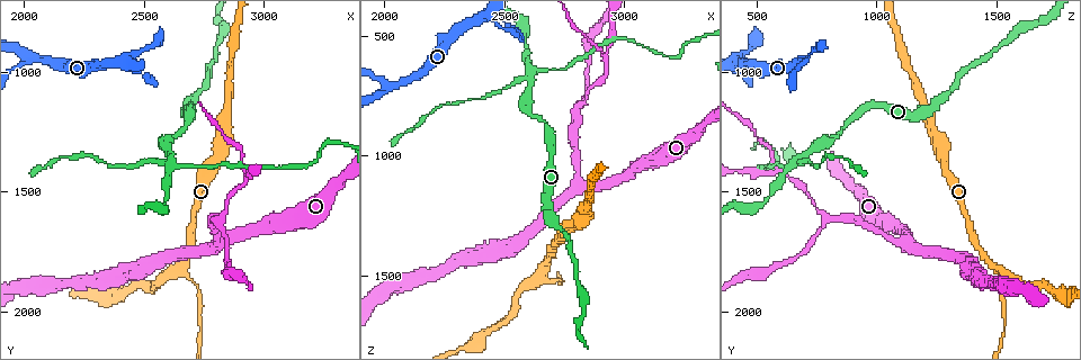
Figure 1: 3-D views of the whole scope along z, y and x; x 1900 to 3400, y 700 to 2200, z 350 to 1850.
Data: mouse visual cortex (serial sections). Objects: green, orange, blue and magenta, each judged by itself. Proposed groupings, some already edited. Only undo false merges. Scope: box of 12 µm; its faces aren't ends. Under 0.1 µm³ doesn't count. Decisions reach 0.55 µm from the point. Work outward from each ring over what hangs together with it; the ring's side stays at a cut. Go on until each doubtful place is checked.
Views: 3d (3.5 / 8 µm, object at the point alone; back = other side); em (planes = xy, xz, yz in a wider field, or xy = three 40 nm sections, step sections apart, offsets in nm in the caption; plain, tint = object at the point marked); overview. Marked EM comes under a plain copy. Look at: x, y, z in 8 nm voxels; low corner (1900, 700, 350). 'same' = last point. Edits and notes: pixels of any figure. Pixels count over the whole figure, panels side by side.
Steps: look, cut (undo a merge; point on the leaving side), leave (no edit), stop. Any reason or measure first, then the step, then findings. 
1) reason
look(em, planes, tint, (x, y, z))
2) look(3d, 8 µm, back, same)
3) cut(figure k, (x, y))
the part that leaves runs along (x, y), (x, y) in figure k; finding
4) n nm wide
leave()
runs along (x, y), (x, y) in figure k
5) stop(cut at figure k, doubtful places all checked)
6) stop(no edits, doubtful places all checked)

look(3d, 3.5 µm, (2620, 1390, 640))

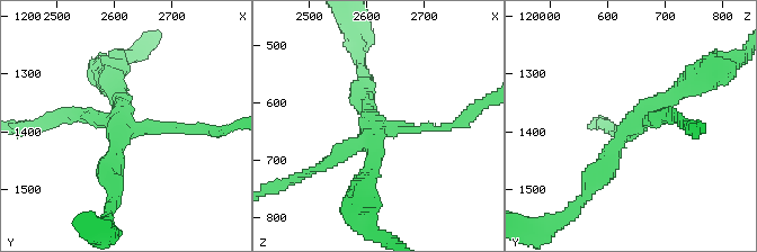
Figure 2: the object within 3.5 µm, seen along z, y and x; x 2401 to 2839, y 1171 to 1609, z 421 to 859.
4 arms; arms of 100, 200, 200, 300 nm; need the tissue
look(em, xy, step 2, tint, (2615, 1390, 650))

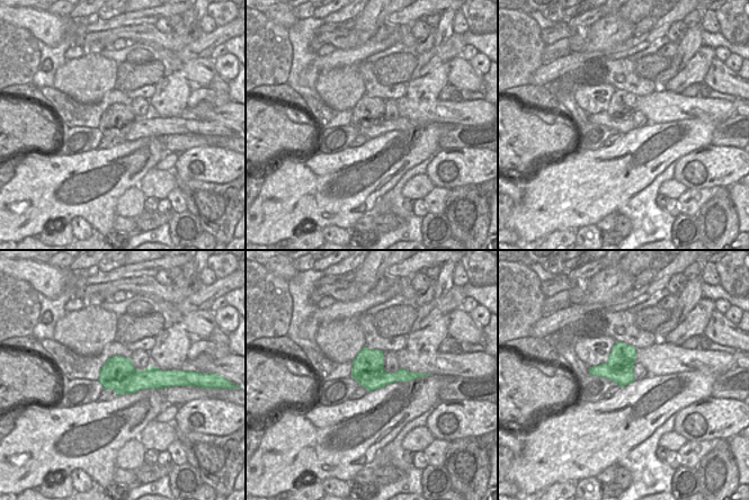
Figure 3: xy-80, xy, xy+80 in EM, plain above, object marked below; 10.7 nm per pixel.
340 nm wide
cut(figure 2, (665, 115))
two cells meet here

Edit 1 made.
three-way junction
look(3d, 3.5 µm, (2820, 1620, 800))

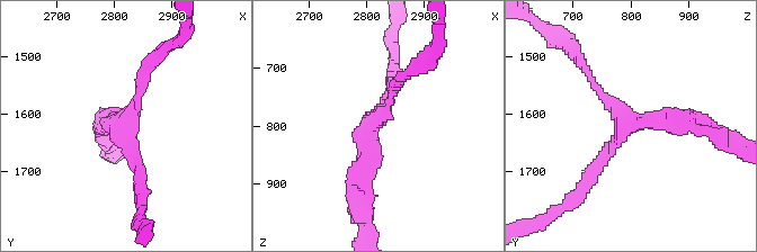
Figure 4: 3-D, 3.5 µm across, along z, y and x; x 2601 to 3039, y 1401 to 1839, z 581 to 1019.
3 arms; arms of 150, 200, 350 nm
look(em, xy, step 2, tint, (2820, 1615, 795))

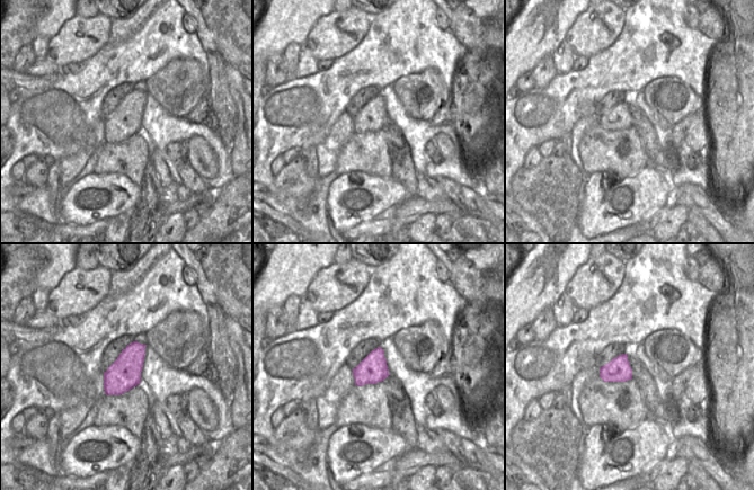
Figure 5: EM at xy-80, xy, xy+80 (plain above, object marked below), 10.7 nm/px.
leave()
runs along (693, 126), (626, 123), (586, 68) in figure 4; continuous, no second cell

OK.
three arms meet
look(3d, 8 µm, (2930, 1410, 600))

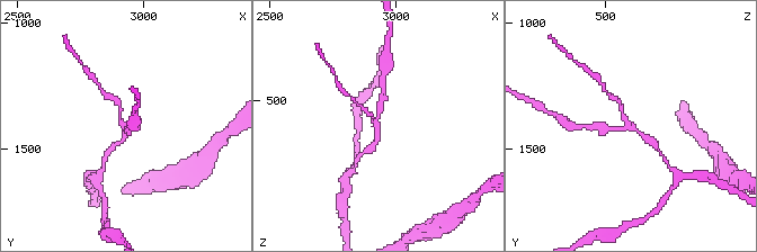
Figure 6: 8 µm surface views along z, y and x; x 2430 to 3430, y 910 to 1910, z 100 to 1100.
zoom in
look(3d, 3.5 µm, (2920, 1420, 610))

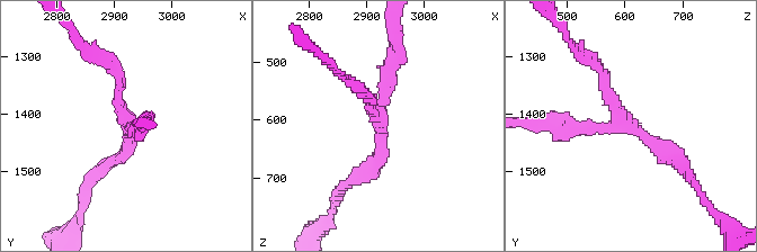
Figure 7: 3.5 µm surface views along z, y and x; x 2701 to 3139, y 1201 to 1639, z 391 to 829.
3 arms; arms of 150, 200, 200 nm
look(em, planes, tint, (2925, 1410, 600))

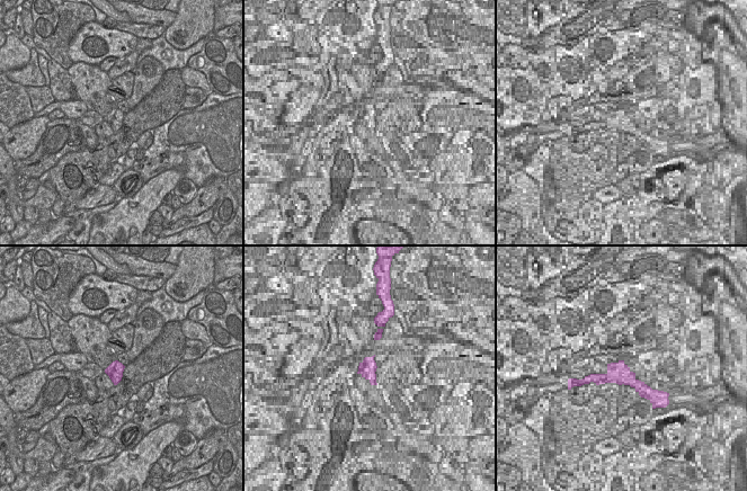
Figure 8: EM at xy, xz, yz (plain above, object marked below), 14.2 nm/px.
leave()
runs along (678, 162), (623, 120), (551, 127) in figure 7; all the same cell

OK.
look(3d, 8 µm, (2050, 950, 710))

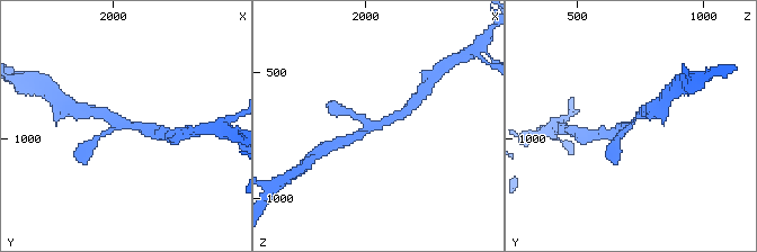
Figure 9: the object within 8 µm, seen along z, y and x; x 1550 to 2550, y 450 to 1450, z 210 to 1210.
3 arms; arms of 150, 200, 300 nm
look(em, xy, step 3, tint, (2050, 950, 710))

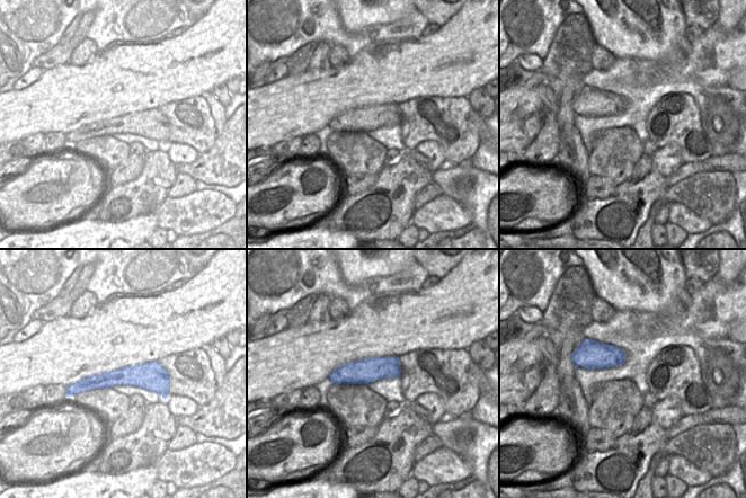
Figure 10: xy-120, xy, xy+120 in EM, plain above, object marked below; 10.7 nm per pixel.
leave()
runs along (406, 110), (353, 137) in figure 9; one cell here

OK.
stop(cut at figure 2, doubtful places all checked)

